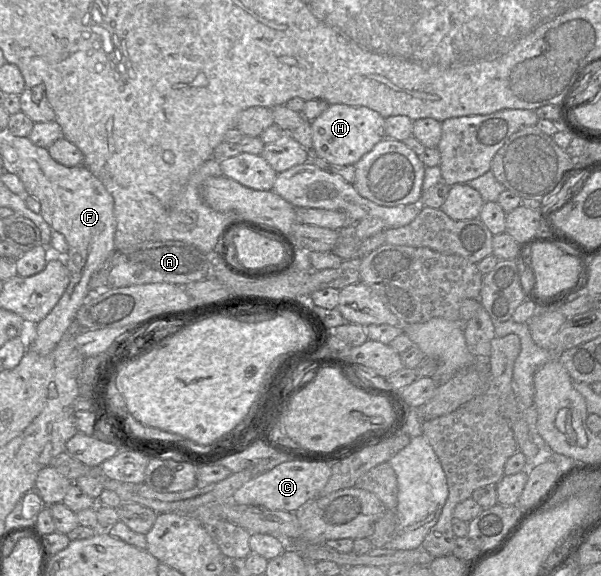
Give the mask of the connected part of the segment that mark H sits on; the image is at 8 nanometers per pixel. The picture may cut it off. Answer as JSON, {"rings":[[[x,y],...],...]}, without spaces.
{"rings":[[[329,104],[317,118],[311,122],[313,149],[317,155],[331,165],[355,165],[365,154],[385,138],[385,118],[374,110],[364,106]]]}

